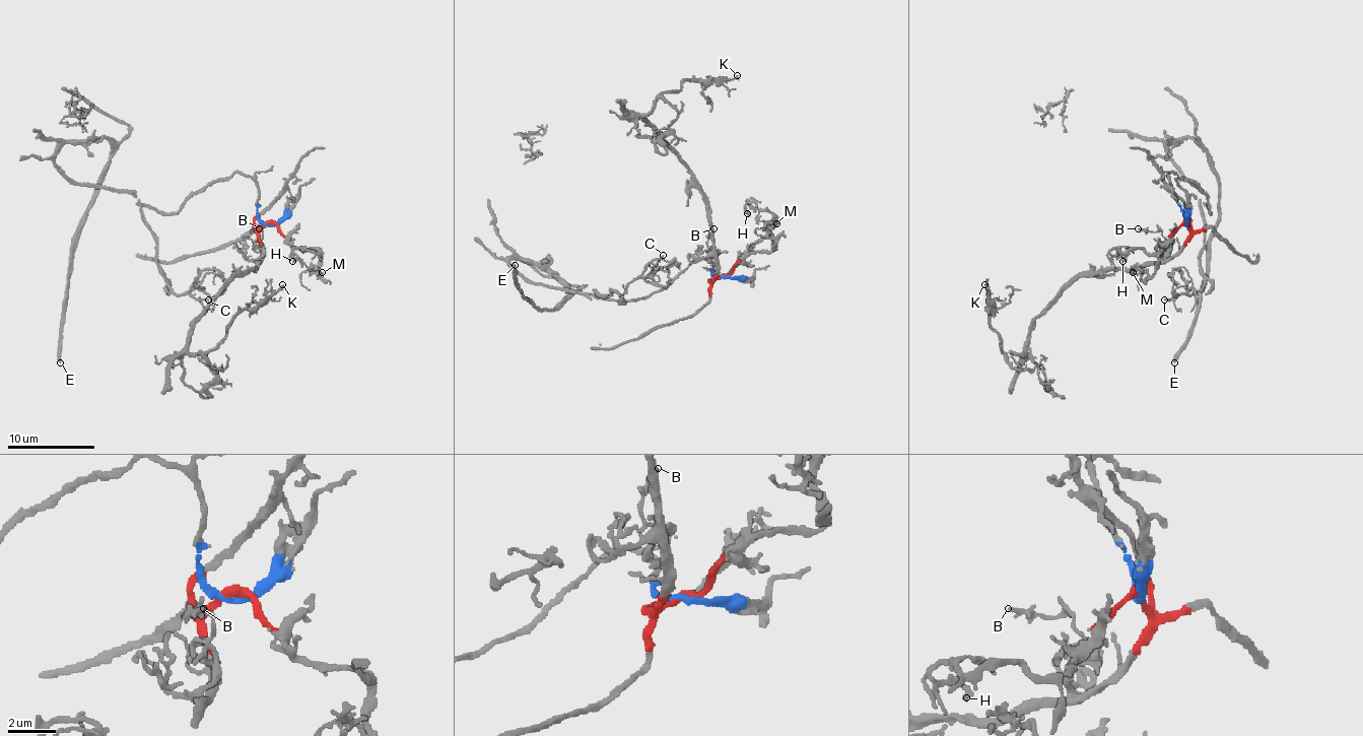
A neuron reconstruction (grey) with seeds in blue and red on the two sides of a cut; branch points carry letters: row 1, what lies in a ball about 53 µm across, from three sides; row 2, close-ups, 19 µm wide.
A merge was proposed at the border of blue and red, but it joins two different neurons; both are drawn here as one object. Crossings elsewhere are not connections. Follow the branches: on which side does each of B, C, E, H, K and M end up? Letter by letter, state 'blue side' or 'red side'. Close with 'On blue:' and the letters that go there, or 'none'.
B: red side
C: blue side
E: blue side
H: red side
K: red side
M: red side
On blue: C, E

